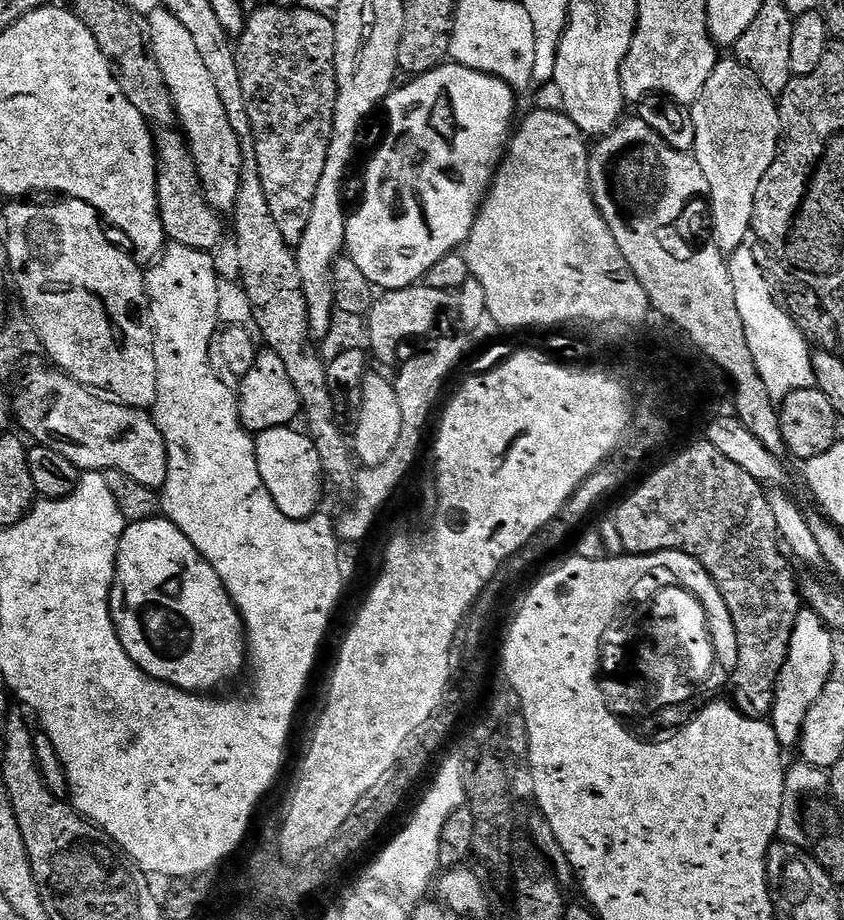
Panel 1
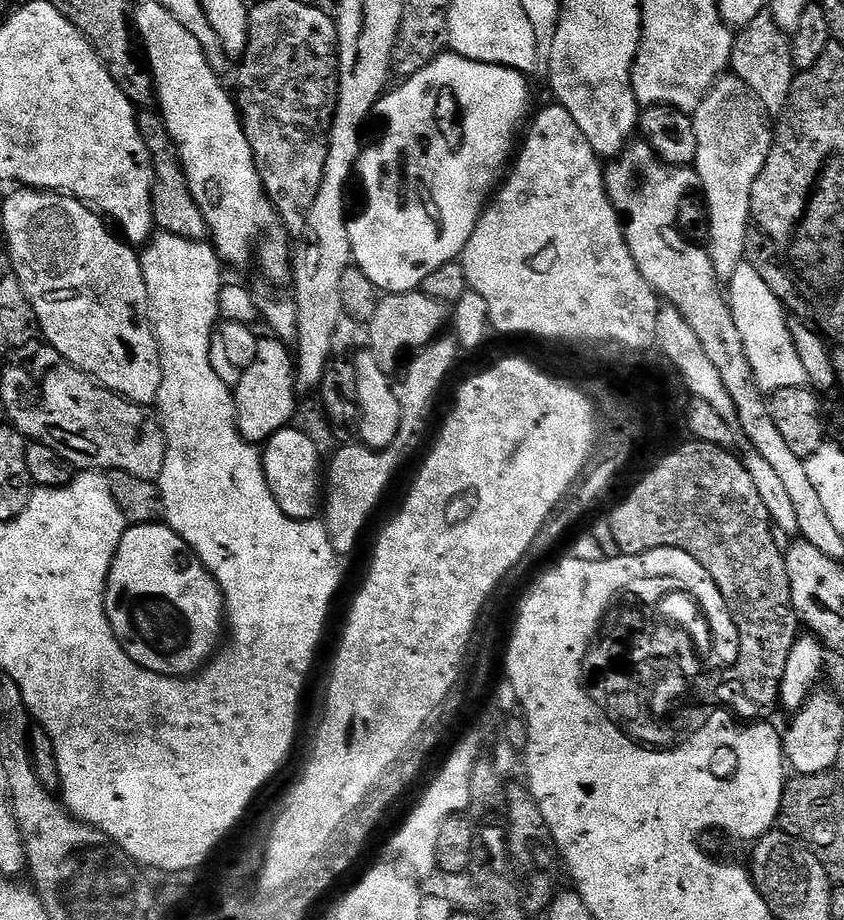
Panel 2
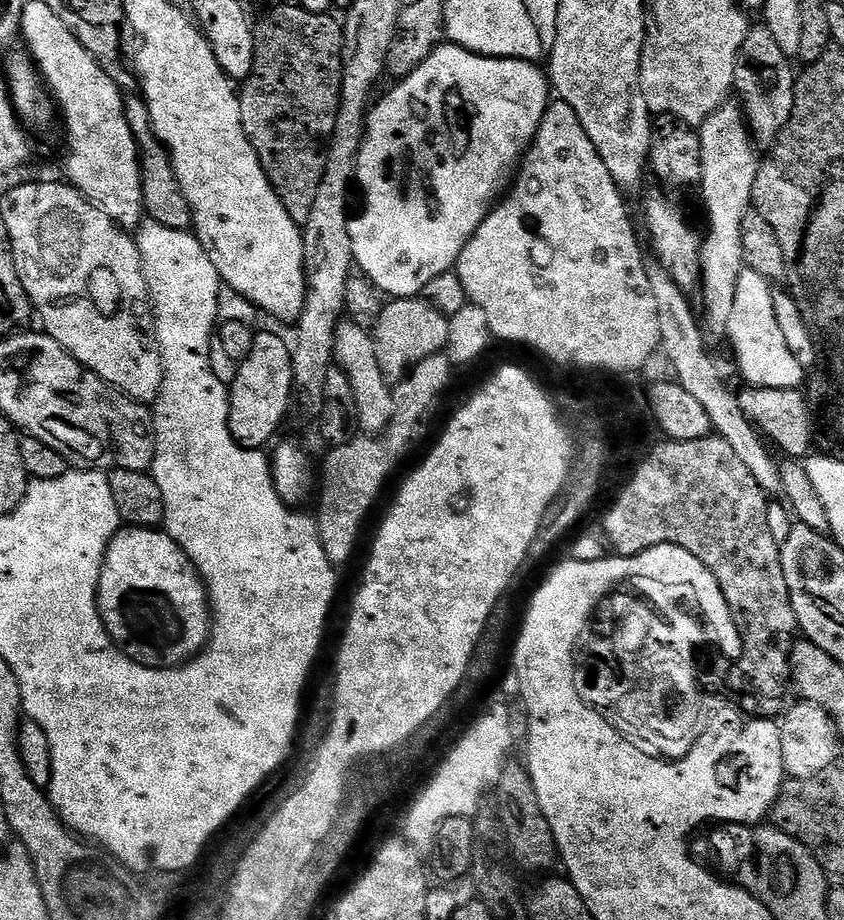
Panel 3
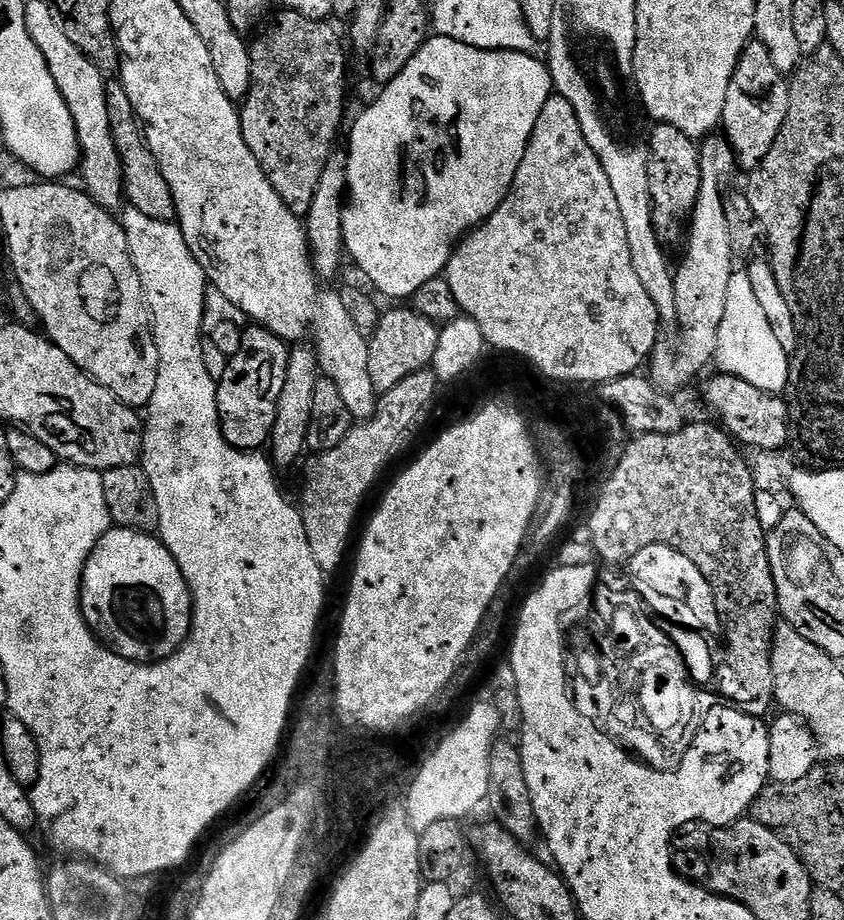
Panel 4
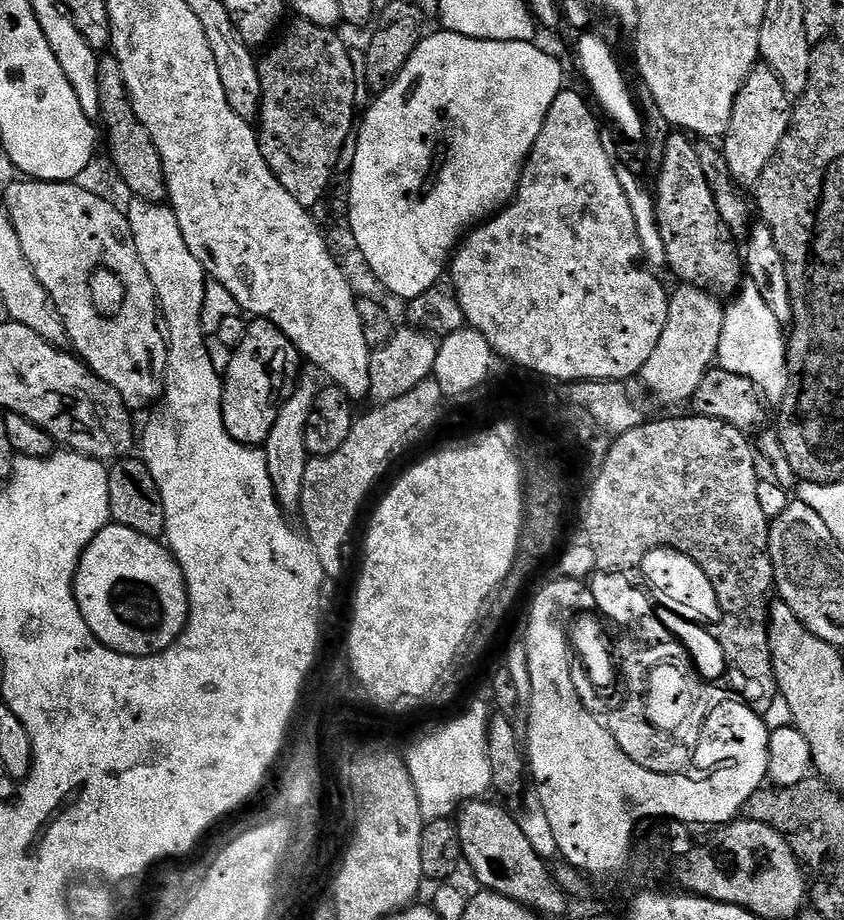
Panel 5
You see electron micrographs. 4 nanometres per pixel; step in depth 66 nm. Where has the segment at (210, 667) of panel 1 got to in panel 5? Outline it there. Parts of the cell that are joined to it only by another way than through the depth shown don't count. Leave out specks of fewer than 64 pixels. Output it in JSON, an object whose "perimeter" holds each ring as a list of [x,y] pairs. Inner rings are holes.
{"perimeter":[[[109,522],[84,548],[74,581],[76,601],[86,626],[97,638],[123,656],[156,656],[184,632],[188,624],[188,587],[179,562],[159,539],[138,534],[126,526]]]}

